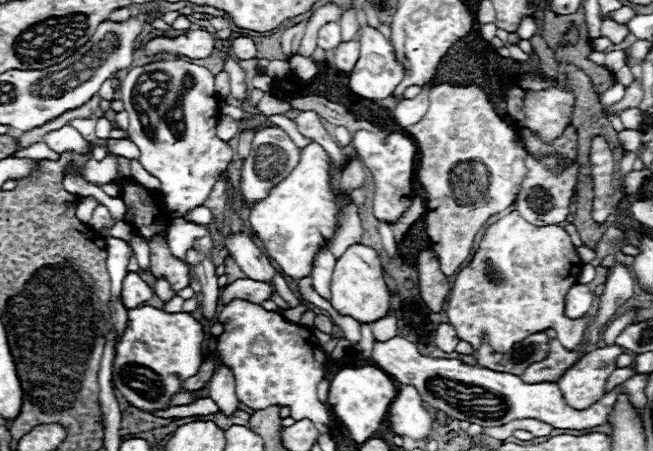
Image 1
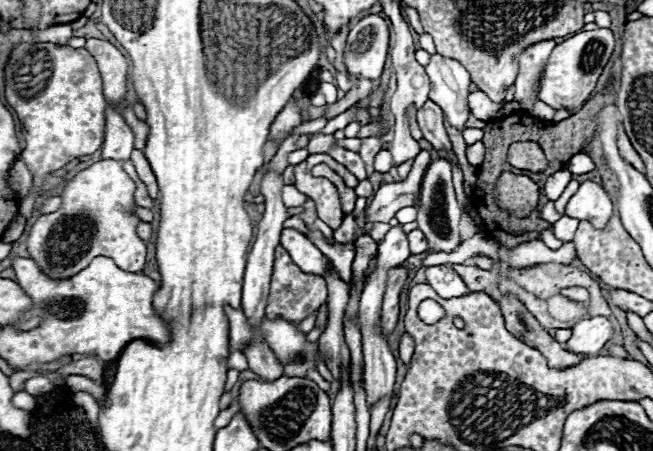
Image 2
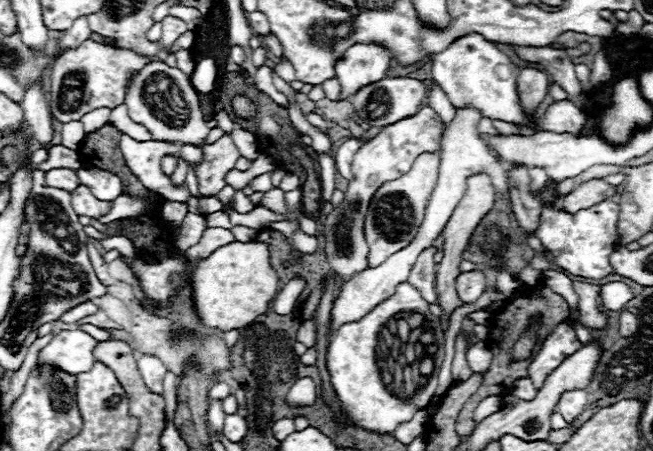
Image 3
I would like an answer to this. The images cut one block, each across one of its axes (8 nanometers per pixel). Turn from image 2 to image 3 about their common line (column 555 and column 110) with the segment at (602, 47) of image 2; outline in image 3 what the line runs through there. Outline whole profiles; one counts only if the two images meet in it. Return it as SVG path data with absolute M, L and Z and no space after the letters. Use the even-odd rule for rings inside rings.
M92 40L82 42L74 50L62 50L52 62L50 72L50 110L52 118L66 124L70 120L80 120L86 112L96 108L116 108L124 102L126 84L130 74L138 72L150 62L150 58L136 56L130 50L100 46ZM66 80L70 86L66 86Z

